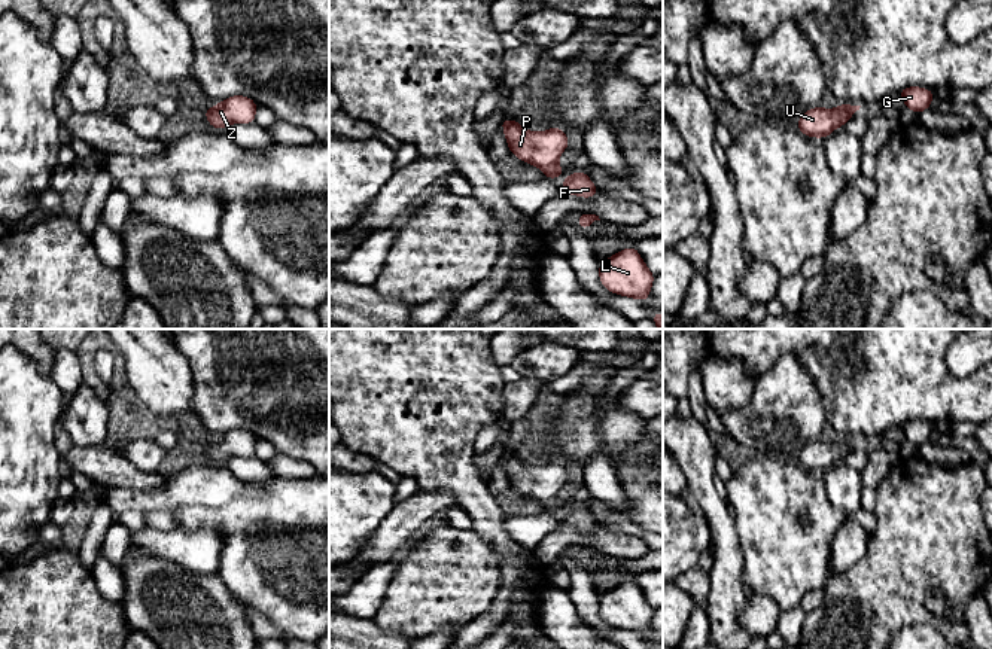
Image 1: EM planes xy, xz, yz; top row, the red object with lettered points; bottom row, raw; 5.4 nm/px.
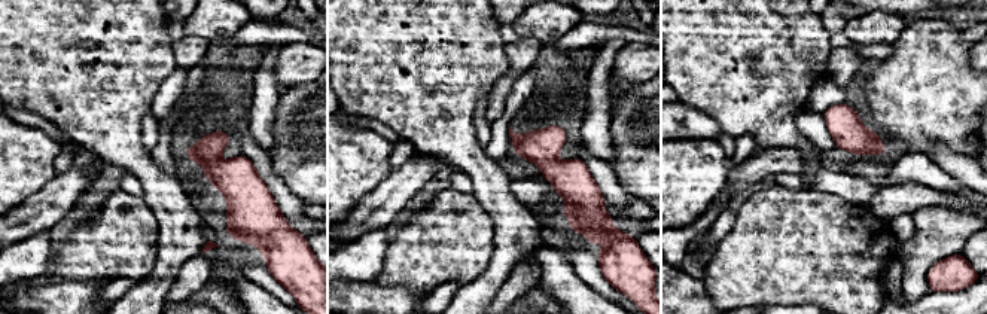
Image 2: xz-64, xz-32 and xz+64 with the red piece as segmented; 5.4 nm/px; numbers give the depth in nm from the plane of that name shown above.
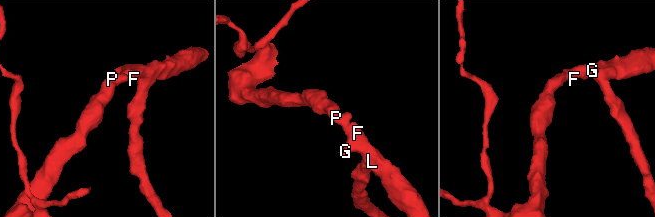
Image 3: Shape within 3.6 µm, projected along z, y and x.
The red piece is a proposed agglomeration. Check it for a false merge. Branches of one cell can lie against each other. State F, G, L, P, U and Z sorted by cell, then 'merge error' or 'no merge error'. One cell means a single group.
F G L P U Z; no merge error

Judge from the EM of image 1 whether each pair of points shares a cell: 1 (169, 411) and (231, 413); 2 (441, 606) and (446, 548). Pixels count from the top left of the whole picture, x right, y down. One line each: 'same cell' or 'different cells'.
1: different cells
2: same cell

